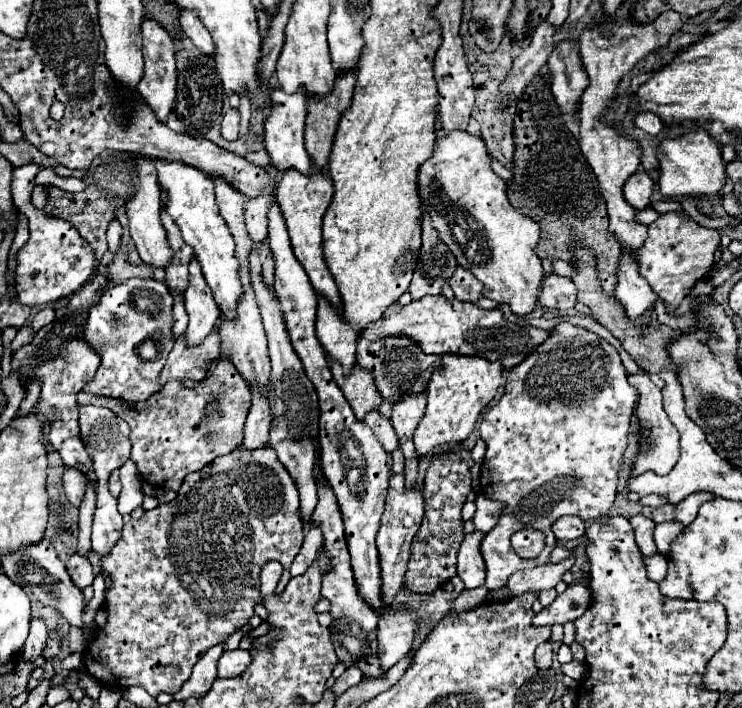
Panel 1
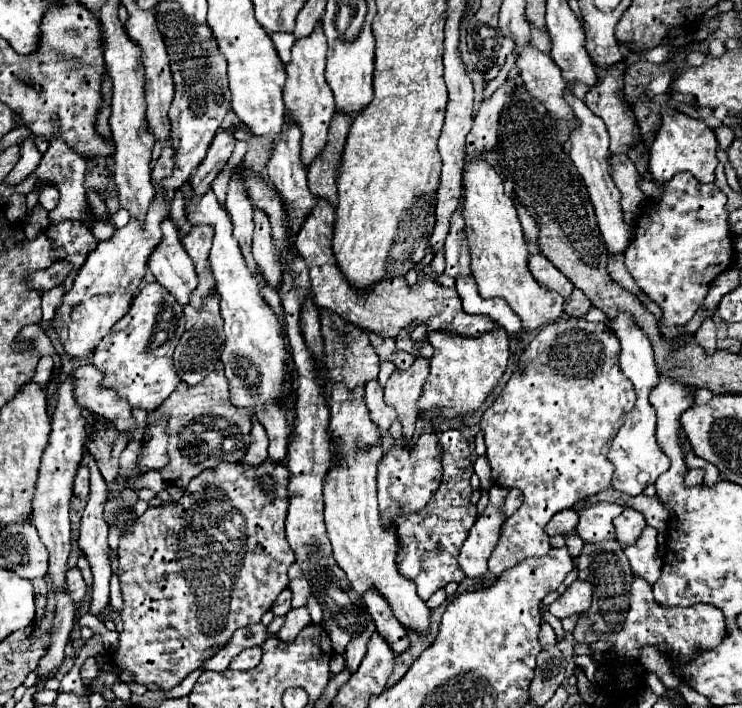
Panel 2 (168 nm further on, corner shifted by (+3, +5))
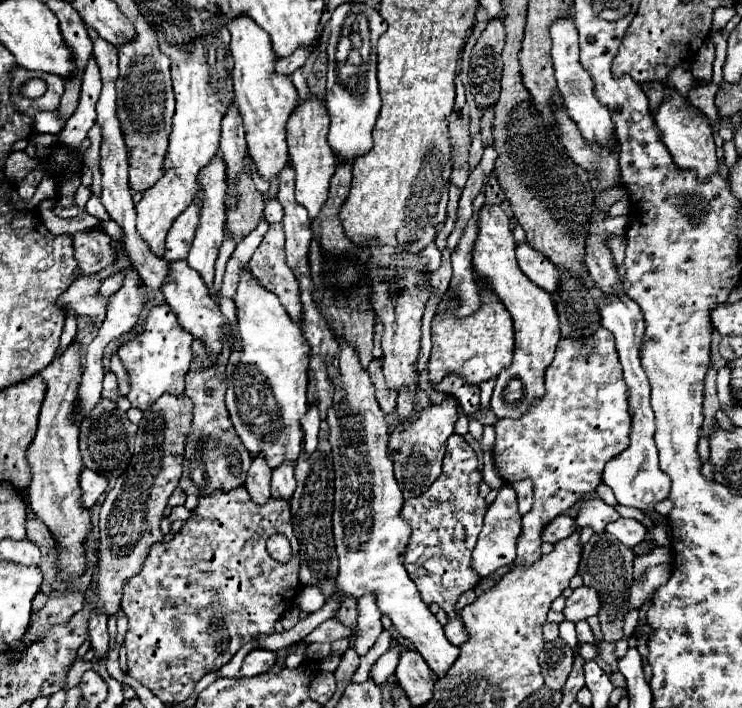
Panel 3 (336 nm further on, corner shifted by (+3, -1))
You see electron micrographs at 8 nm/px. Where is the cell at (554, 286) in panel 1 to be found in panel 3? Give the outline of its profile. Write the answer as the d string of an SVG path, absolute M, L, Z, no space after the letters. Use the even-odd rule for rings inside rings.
M519 244L517 246L517 262L519 268L543 290L547 292L557 292L559 290L559 282L561 282L561 274L559 270L543 256L537 254L537 250L533 250L529 244Z

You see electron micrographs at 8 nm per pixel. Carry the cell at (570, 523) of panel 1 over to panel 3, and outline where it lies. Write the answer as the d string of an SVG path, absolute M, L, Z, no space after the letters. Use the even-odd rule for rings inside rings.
M559 514L557 518L553 518L553 522L549 522L549 526L543 530L543 542L551 542L557 544L559 540L567 538L569 534L573 534L577 530L575 520L567 514Z

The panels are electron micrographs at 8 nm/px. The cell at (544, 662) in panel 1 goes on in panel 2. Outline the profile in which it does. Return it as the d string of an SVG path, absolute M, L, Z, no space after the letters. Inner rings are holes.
M543 622L543 624L541 624L539 642L541 642L541 646L543 646L543 648L545 648L545 646L549 646L549 644L555 644L555 642L557 642L557 640L555 640L555 632L553 632L553 628L551 628L551 624L549 624L549 622Z

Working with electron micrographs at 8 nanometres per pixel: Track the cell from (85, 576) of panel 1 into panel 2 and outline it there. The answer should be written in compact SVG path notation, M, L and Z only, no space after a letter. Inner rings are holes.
M71 568L67 572L67 582L65 582L65 588L69 592L69 598L79 604L83 598L85 598L85 592L87 592L87 586L85 586L85 580L79 572L79 568Z

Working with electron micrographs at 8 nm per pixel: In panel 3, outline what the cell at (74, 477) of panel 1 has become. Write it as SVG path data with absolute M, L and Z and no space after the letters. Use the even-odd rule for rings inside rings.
M83 468L81 476L79 476L79 488L81 488L83 506L91 508L99 500L99 496L105 492L107 480L101 478L99 474L93 474L89 468Z

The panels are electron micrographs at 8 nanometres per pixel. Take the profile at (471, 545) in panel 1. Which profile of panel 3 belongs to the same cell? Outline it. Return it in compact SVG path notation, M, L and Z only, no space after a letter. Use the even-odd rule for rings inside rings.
M505 484L499 488L495 502L489 506L485 514L485 524L479 534L477 546L473 550L473 556L471 556L473 570L477 572L477 576L485 578L493 574L497 568L507 566L515 558L515 542L517 542L519 532L521 532L521 514L517 512L517 496L513 494L513 488Z

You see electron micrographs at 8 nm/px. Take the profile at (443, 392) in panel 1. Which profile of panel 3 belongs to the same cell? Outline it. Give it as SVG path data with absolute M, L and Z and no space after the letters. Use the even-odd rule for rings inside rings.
M479 288L479 294L481 308L475 314L467 318L435 316L431 324L433 350L429 358L429 370L437 370L439 366L441 370L461 376L471 386L479 386L481 382L499 376L505 368L511 366L513 358L513 324L509 312L487 290Z

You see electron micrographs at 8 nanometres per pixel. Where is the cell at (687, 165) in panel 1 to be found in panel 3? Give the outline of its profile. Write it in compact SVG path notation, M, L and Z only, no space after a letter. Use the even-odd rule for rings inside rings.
M671 94L657 110L655 114L655 124L659 128L661 134L661 142L665 144L665 148L669 150L673 162L679 168L689 168L697 172L697 180L699 182L707 182L709 176L713 176L717 172L717 154L715 154L715 142L713 142L713 130L707 122L707 118L699 116L697 110L691 110L685 106L683 96L679 94Z

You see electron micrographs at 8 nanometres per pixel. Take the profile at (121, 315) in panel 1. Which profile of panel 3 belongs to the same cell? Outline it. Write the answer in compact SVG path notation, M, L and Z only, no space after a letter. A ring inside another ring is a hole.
M151 304L147 318L135 338L119 346L117 356L129 376L129 402L133 408L147 410L161 394L173 394L177 398L185 396L185 374L191 364L191 340L193 336L179 326L173 310L165 304Z

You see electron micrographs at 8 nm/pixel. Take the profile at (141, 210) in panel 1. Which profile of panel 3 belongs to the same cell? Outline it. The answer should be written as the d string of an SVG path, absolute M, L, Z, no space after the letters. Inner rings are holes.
M171 260L167 278L161 286L161 292L165 296L165 302L171 306L171 310L177 314L177 322L193 336L201 338L209 352L217 356L221 352L221 324L225 322L223 314L219 312L219 306L211 300L207 286L201 282L201 276L187 266L185 260Z

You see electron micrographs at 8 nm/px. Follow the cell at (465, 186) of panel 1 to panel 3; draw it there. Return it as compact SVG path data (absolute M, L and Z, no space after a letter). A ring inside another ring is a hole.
M483 204L479 210L477 218L477 240L473 242L473 252L471 252L471 262L473 270L477 274L477 280L487 286L499 302L507 308L507 312L513 318L515 326L515 354L513 362L507 370L503 370L497 376L493 398L491 398L491 410L495 412L497 418L509 416L509 418L519 418L525 414L527 406L543 394L543 374L547 366L551 364L555 356L555 348L561 340L561 330L559 330L559 316L555 310L555 302L551 300L551 294L545 292L543 288L535 286L519 268L517 258L515 258L515 238L511 230L511 220L509 216L501 210L499 204ZM511 378L519 378L523 382L523 398L517 402L507 402L505 398L505 388Z

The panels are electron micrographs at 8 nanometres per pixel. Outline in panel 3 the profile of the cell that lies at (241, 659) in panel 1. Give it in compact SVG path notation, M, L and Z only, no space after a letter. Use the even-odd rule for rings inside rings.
M253 650L243 660L241 676L257 676L257 674L263 674L265 670L269 670L269 666L273 666L273 662L276 662L275 652L269 652L269 650Z

